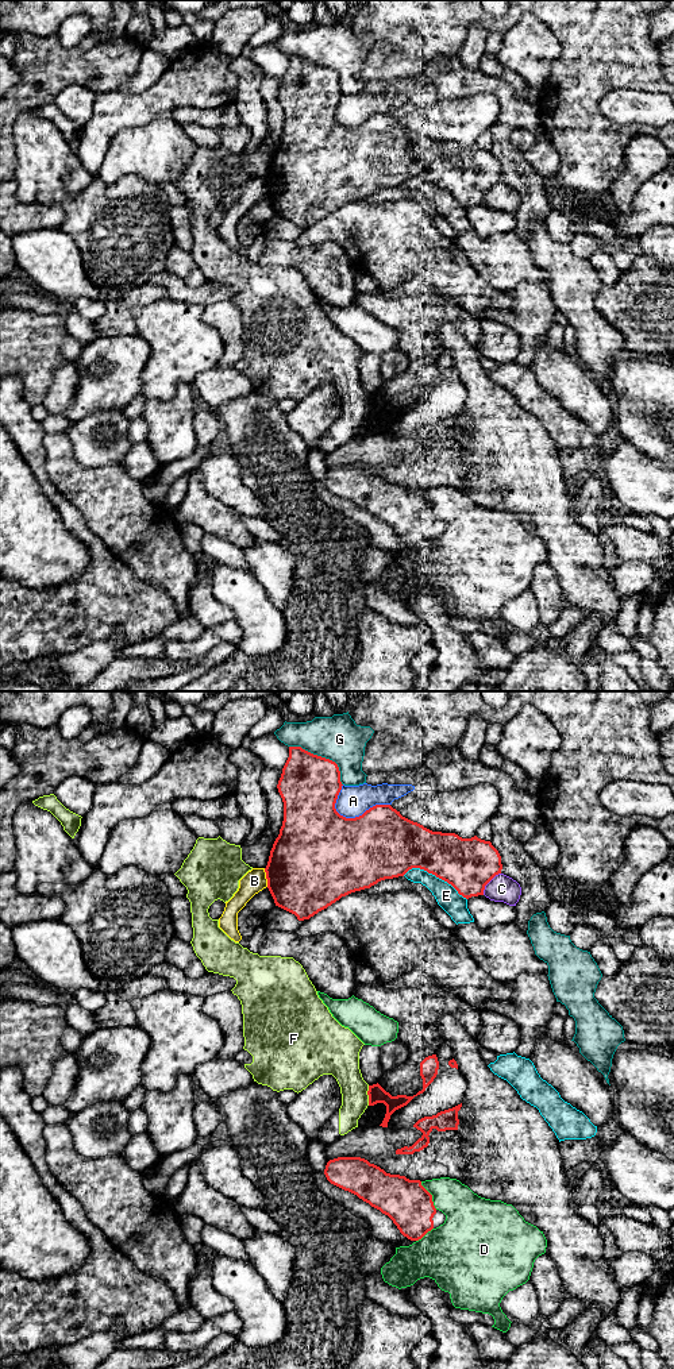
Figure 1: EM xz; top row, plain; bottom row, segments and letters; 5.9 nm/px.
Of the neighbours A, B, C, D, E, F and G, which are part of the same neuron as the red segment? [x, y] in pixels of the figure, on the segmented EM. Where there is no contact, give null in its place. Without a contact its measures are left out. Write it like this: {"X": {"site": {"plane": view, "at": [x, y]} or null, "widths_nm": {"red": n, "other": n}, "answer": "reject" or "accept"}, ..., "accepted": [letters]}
{"A": {"site": {"plane": "xz", "at": [362, 814]}, "widths_nm": {"red": 440, "other": 190}, "answer": "reject"}, "B": {"site": {"plane": "xz", "at": [266, 878]}, "widths_nm": {"red": 480, "other": 140}, "answer": "reject"}, "C": {"site": {"plane": "xz", "at": [488, 882]}, "widths_nm": {"red": 320, "other": 160}, "answer": "reject"}, "D": {"site": {"plane": "xz", "at": [431, 1195]}, "widths_nm": {"red": 280, "other": 280}, "answer": "reject"}, "E": {"site": {"plane": "xz", "at": [435, 875]}, "widths_nm": {"red": 320, "other": 140}, "answer": "reject"}, "F": {"site": {"plane": "xz", "at": [368, 1094]}, "widths_nm": {"red": 100, "other": 200}, "answer": "reject"}, "G": {"site": {"plane": "xz", "at": [323, 758]}, "widths_nm": {"red": 360, "other": 280}, "answer": "reject"}, "accepted": []}

